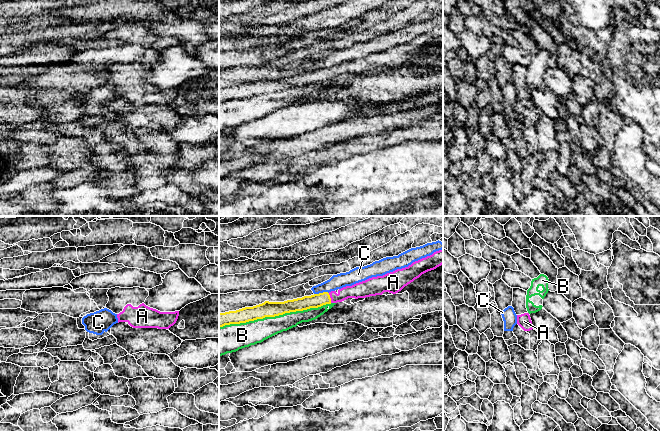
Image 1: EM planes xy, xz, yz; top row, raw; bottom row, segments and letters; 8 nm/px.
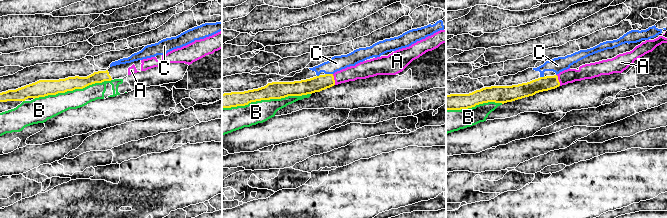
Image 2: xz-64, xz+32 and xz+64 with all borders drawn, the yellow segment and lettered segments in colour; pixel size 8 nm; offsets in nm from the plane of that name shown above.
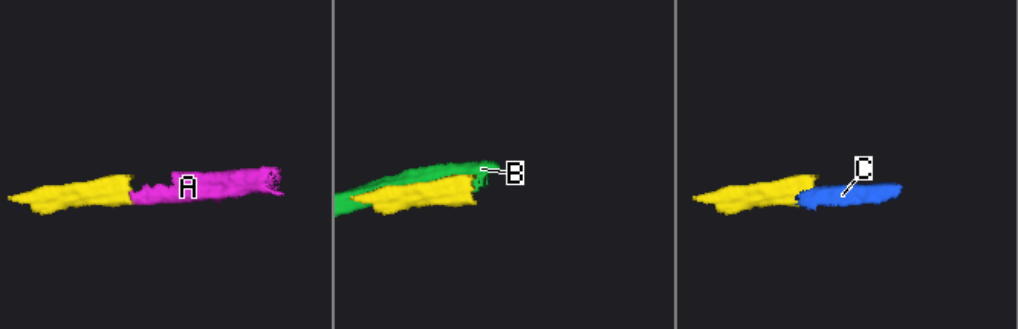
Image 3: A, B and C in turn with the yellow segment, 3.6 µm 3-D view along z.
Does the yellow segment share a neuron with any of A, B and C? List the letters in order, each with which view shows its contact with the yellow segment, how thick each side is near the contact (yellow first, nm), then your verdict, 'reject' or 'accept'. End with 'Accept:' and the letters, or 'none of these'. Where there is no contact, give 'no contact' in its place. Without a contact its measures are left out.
A: xz | 110/130 nm | accept
B: xz | 130/190 nm | reject
C: xz | 110/120 nm | reject
Accept: A

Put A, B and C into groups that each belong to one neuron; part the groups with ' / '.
A / B / C

